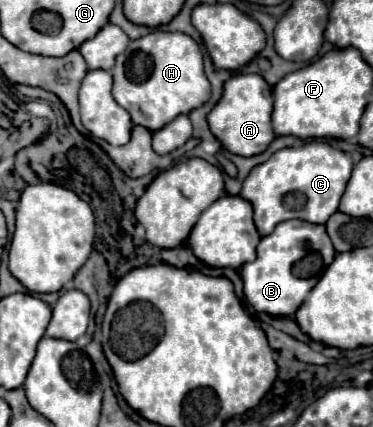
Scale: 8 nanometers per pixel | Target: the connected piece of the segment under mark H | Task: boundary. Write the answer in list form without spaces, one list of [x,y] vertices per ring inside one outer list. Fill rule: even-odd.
[[[155,31],[131,41],[113,67],[113,97],[131,115],[135,125],[157,131],[177,115],[201,107],[211,97],[211,85],[203,73],[199,45],[185,33]]]

